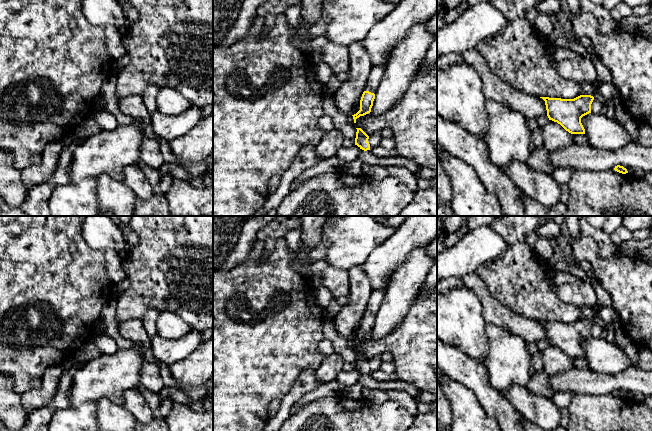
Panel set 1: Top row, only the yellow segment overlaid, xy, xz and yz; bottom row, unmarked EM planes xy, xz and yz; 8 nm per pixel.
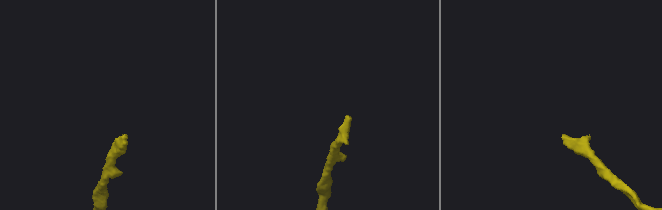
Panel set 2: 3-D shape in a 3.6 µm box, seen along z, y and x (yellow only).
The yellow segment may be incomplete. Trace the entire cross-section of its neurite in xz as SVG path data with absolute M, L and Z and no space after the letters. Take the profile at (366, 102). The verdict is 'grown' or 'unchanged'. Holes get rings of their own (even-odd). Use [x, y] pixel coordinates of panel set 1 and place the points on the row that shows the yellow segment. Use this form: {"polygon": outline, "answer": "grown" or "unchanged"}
{"polygon": "M383 65L372 67L360 100L360 110L356 114L352 115L354 123L356 123L356 119L360 116L364 116L371 112L373 101L375 99L375 92L382 80L384 70L385 66Z", "answer": "grown"}

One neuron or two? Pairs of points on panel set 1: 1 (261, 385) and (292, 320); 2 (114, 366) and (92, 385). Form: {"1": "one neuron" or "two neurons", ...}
{"1": "one neuron", "2": "one neuron"}

